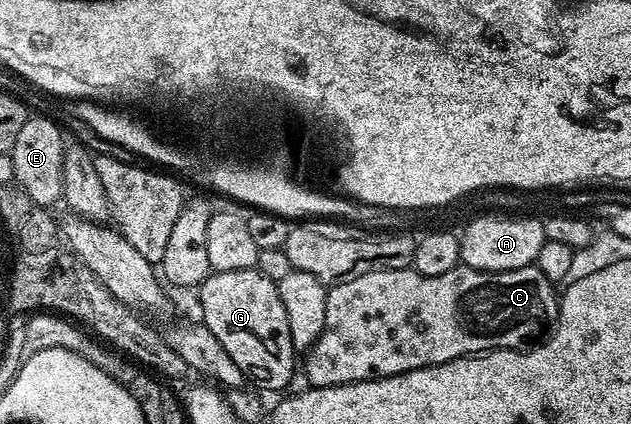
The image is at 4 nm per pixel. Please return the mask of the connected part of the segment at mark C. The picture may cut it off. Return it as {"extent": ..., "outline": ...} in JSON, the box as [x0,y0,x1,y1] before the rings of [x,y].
{"extent":[302,264,559,387],"outline":[[[457,264],[450,272],[442,272],[442,276],[422,276],[411,268],[366,272],[337,282],[328,290],[324,331],[307,351],[305,358],[308,359],[305,362],[303,359],[302,374],[304,370],[313,387],[341,386],[389,378],[455,358],[483,354],[486,350],[515,350],[539,339],[559,314],[557,287],[534,264],[502,272],[475,270]]]}

